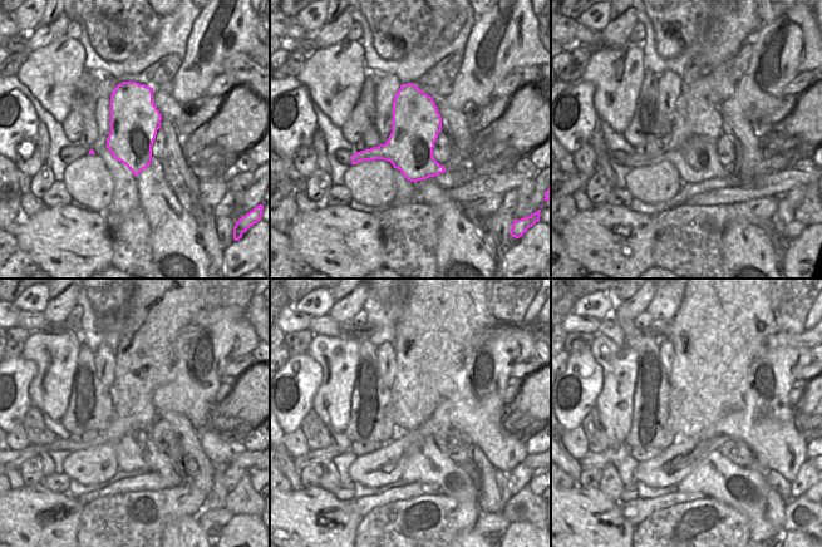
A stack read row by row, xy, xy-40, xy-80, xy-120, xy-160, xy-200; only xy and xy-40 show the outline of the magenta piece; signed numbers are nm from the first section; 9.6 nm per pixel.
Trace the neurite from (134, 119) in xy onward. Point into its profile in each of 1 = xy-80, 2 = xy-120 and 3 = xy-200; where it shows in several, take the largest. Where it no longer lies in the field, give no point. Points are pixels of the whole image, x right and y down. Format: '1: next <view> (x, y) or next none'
1: next xy-80 (698, 123)
2: next xy-120 (131, 435)
3: next xy-200 (744, 489)

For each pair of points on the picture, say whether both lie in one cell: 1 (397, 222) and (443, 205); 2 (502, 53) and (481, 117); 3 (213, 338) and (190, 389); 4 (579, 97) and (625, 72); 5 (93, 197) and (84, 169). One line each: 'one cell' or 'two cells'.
1: two cells
2: two cells
3: one cell
4: two cells
5: one cell

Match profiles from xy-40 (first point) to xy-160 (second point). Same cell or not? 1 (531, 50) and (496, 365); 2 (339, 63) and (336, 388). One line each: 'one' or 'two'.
1: one
2: one

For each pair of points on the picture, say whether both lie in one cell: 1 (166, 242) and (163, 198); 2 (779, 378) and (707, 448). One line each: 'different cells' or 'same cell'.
1: same cell
2: same cell

